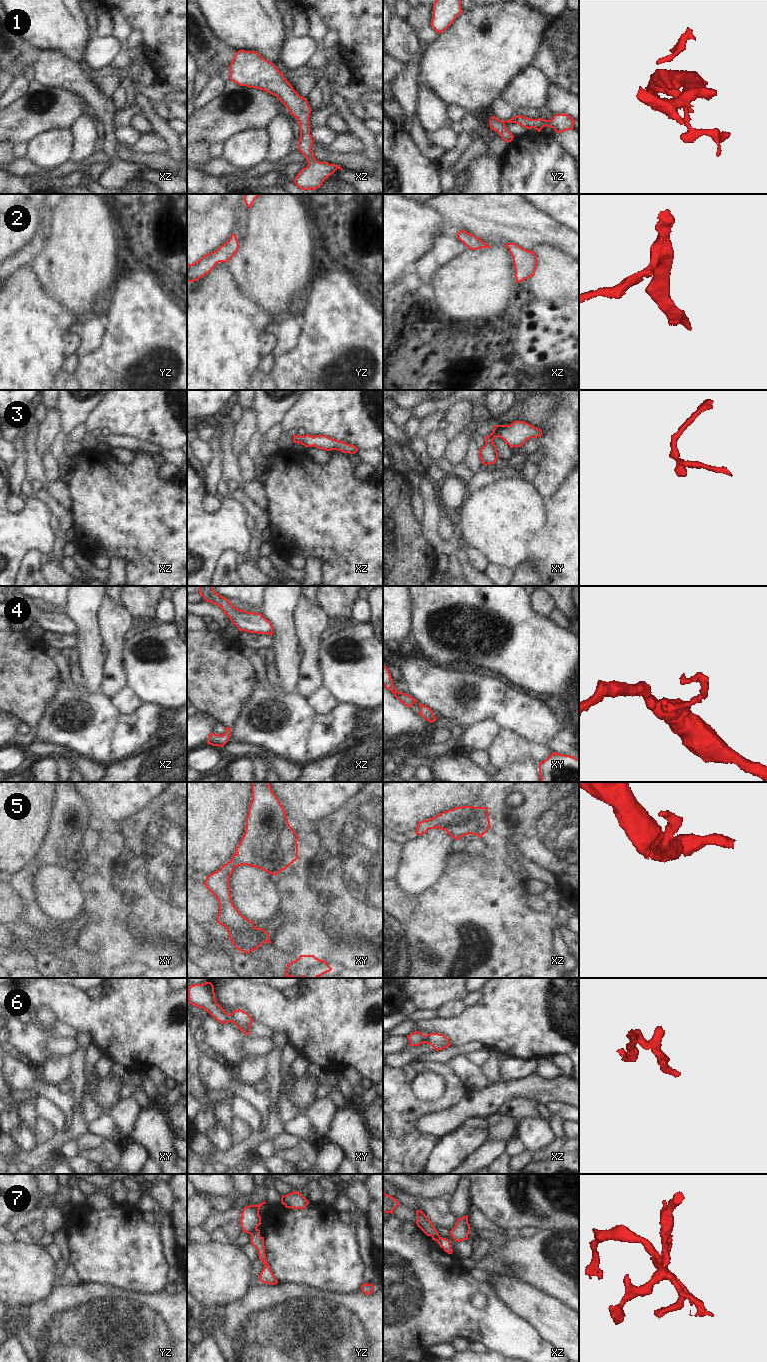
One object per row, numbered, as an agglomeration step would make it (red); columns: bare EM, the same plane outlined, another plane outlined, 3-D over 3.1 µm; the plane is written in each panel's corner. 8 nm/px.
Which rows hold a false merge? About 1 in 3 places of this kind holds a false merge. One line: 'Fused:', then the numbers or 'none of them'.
Fused: 6, 7

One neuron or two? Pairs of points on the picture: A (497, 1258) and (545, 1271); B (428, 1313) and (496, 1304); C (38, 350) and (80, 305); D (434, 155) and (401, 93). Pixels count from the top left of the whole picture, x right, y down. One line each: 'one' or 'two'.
A: one
B: one
C: two
D: one

